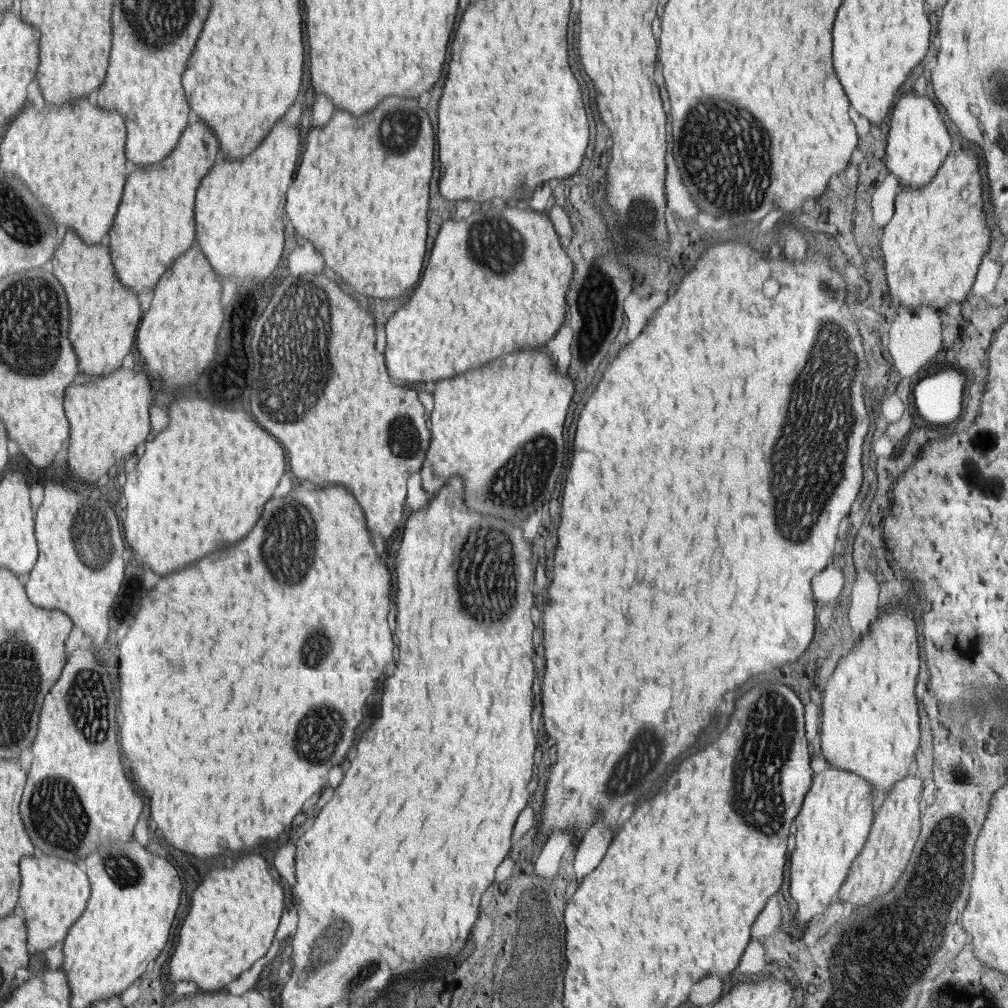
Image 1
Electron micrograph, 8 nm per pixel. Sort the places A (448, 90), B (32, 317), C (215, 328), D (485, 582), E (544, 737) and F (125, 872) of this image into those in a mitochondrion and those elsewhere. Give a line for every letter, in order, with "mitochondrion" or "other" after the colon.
A: other
B: mitochondrion
C: other
D: mitochondrion
E: other
F: mitochondrion

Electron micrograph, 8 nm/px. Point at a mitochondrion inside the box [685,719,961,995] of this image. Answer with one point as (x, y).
(859, 937)

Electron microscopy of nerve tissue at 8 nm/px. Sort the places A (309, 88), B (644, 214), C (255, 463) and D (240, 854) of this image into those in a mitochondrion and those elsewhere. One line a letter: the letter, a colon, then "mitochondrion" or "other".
A: other
B: mitochondrion
C: other
D: other

